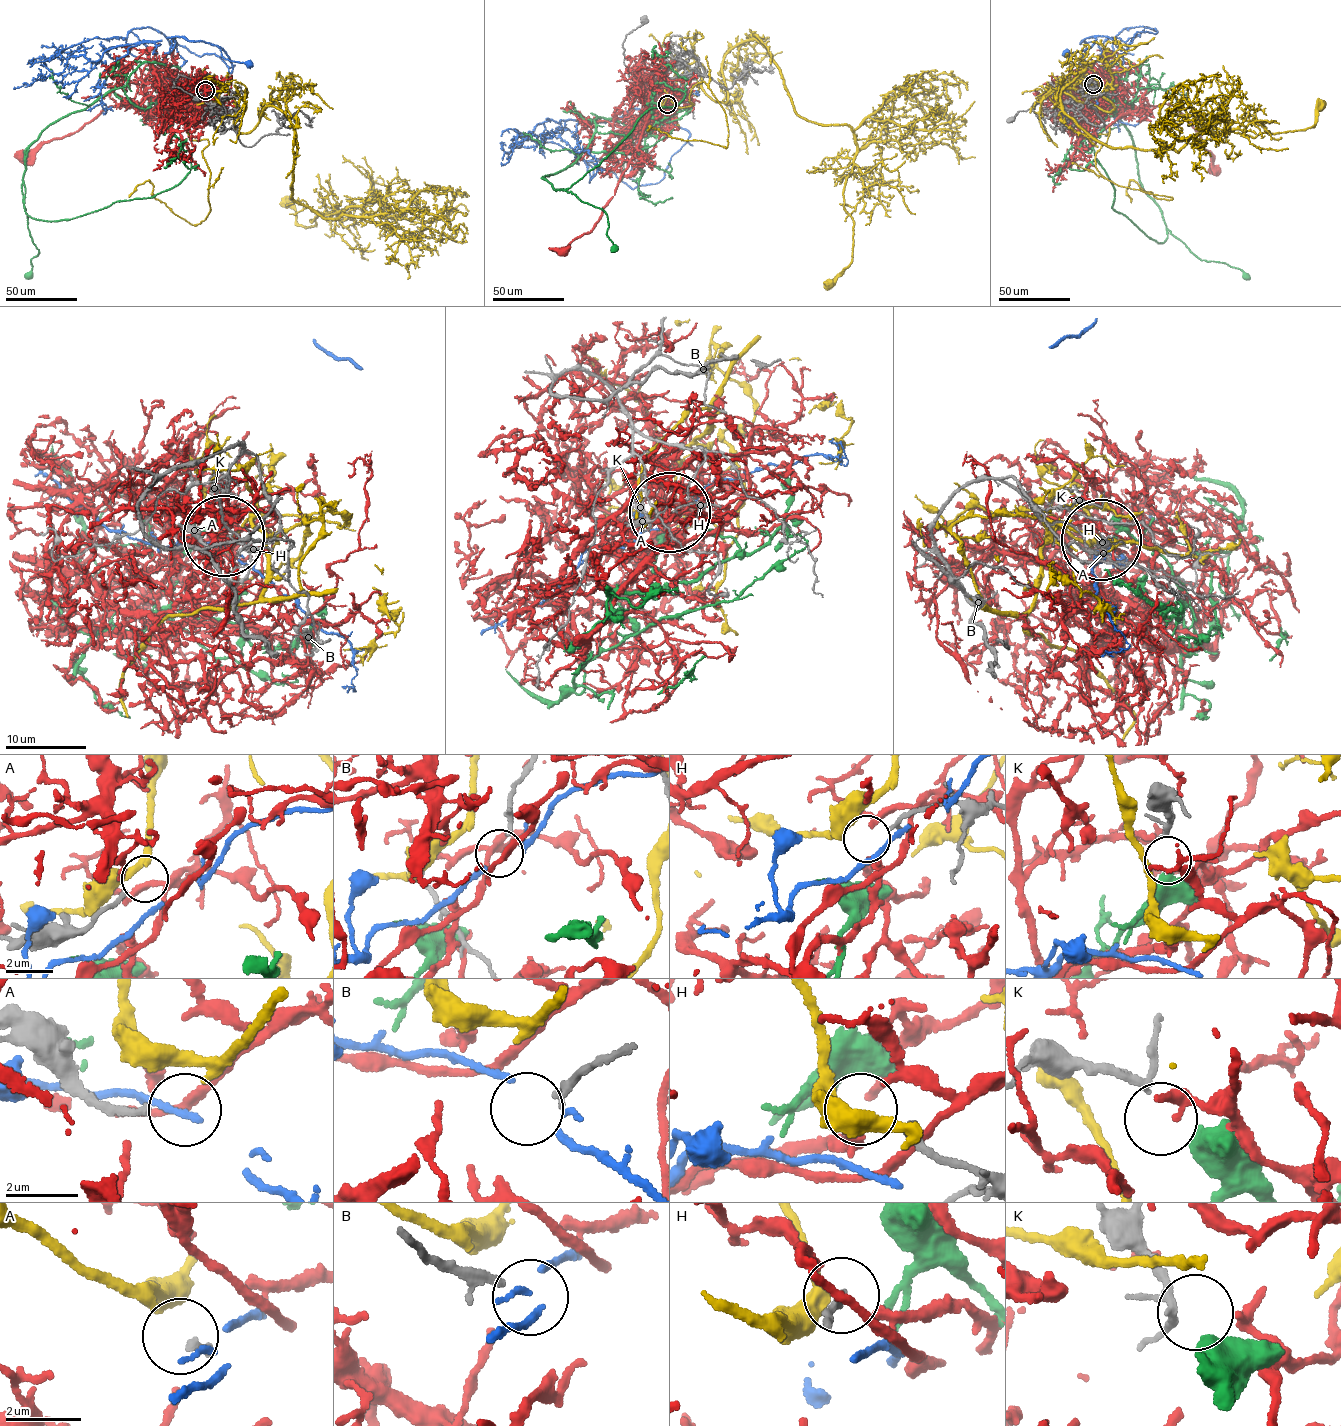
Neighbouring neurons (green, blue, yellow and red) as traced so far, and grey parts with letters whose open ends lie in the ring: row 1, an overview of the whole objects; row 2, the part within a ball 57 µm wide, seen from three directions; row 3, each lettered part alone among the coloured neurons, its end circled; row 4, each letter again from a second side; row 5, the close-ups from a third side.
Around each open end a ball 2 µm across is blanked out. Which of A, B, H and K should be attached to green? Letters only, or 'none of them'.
K

